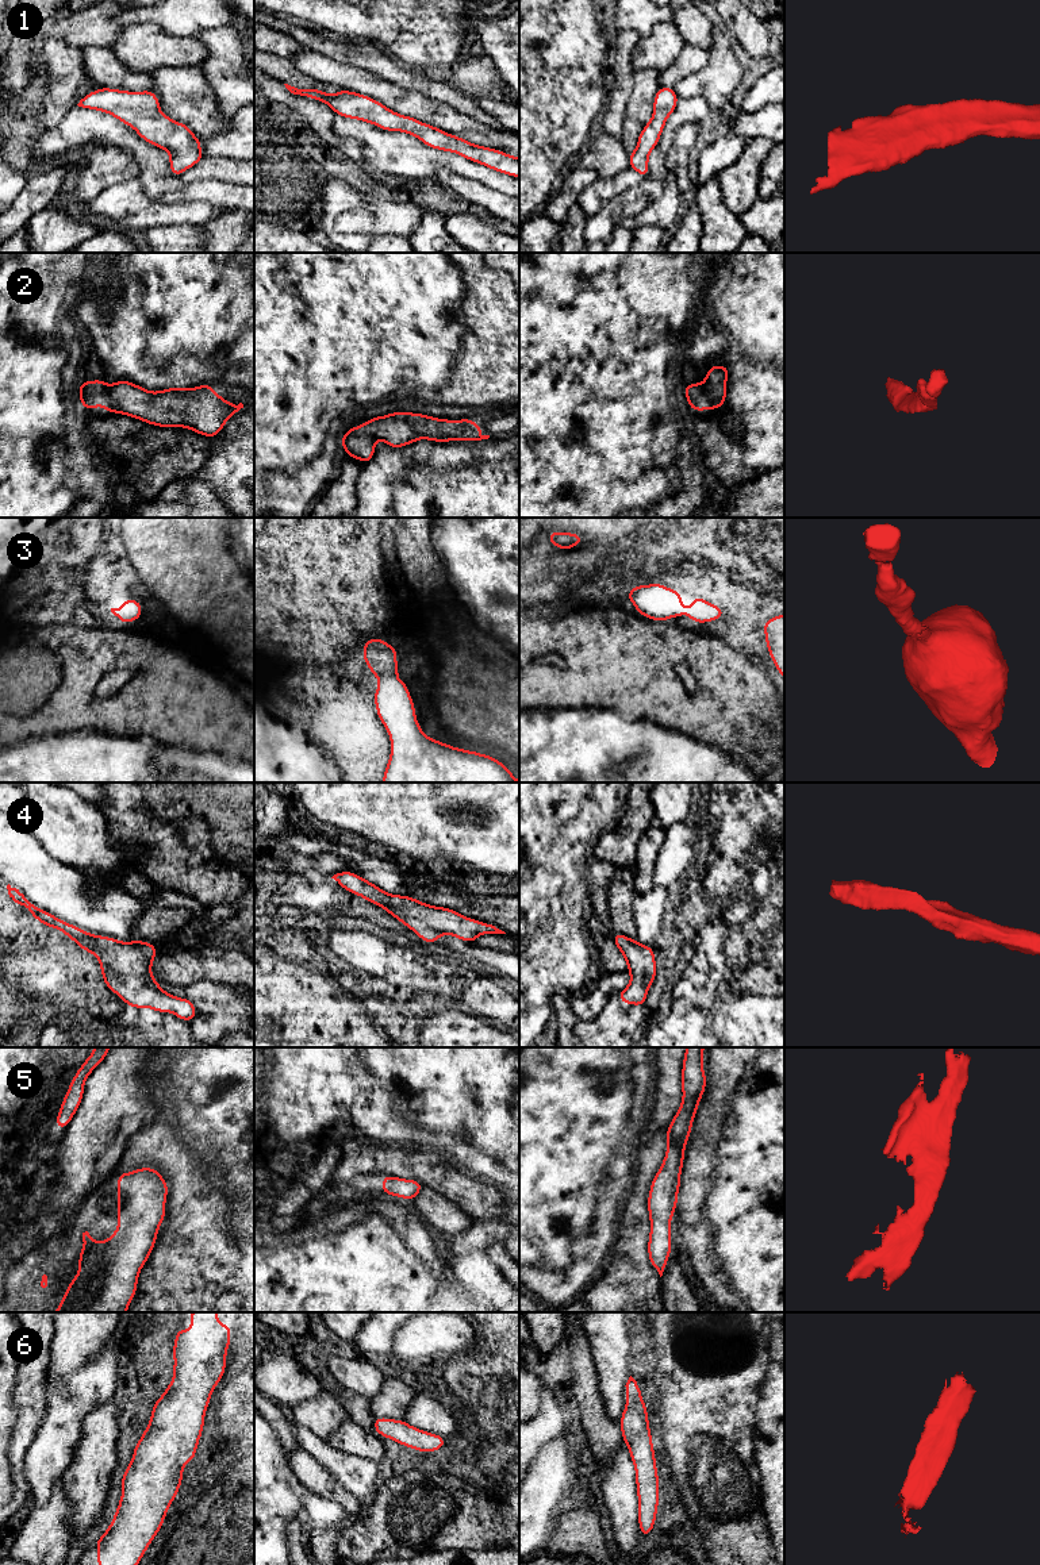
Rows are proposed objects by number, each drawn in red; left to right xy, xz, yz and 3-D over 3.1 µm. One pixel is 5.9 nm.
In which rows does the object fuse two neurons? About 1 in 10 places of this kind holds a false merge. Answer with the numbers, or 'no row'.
no row

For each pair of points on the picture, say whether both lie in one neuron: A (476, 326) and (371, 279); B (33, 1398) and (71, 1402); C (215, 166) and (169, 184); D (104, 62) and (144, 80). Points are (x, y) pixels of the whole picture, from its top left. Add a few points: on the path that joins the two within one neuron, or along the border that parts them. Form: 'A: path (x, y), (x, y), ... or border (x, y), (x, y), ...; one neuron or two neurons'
A: border (464, 314), (482, 319), (490, 330); two neurons
B: border (48, 1381), (46, 1415), (37, 1430); two neurons
C: border (179, 176), (185, 181), (214, 179); two neurons
D: path (114, 72), (125, 80), (134, 80); one neuron

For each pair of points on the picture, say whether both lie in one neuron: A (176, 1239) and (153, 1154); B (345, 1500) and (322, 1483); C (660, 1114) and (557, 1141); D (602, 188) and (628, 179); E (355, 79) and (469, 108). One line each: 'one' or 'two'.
A: one
B: one
C: two
D: one
E: two

